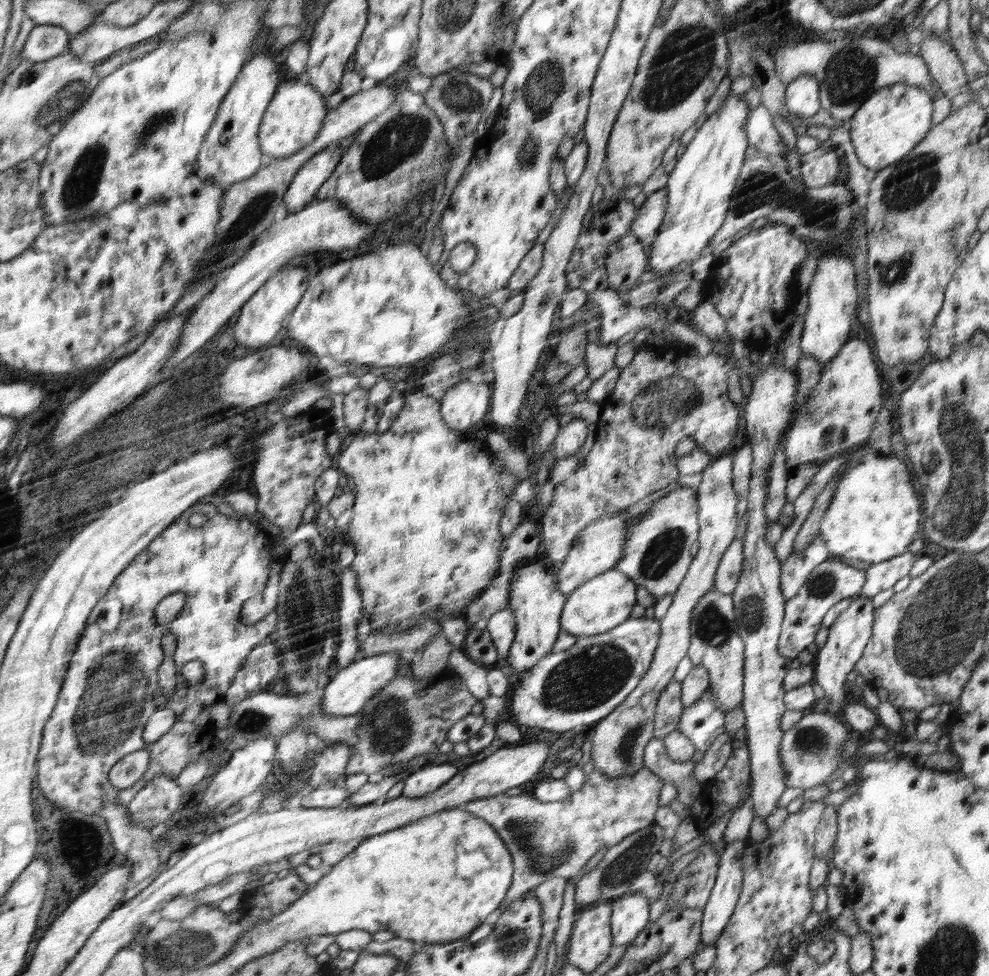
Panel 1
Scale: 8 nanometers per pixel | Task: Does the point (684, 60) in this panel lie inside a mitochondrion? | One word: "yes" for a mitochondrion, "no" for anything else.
yes

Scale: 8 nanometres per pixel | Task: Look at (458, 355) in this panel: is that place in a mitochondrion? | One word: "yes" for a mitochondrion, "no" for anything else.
yes

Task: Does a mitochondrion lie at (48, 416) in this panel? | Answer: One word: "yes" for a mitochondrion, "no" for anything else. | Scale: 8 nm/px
no

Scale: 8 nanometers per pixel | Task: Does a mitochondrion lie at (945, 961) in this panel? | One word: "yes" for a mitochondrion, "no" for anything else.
yes

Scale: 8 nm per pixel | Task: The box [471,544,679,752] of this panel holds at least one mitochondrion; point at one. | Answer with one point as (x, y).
(587, 679)

